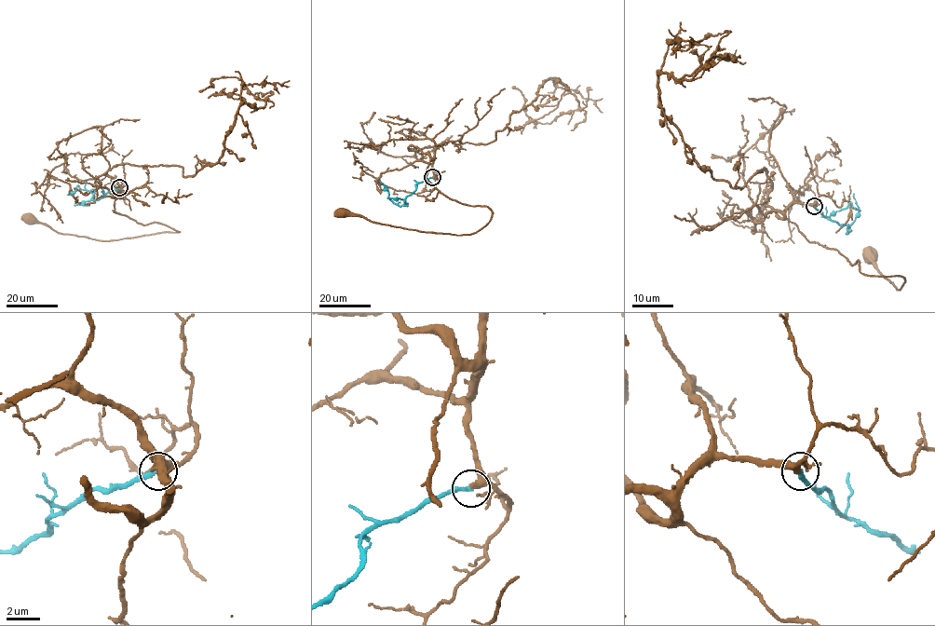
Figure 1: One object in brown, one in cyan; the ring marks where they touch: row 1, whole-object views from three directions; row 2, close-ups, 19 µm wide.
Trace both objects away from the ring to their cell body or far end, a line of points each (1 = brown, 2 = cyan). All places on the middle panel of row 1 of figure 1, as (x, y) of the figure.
1: (433, 177), (434, 159), (426, 178), (451, 199), (486, 205), (491, 219), (477, 231), (455, 235), (342, 211)
2: (433, 177), (416, 184), (405, 204), (399, 206), (390, 199), (388, 191), (380, 181)

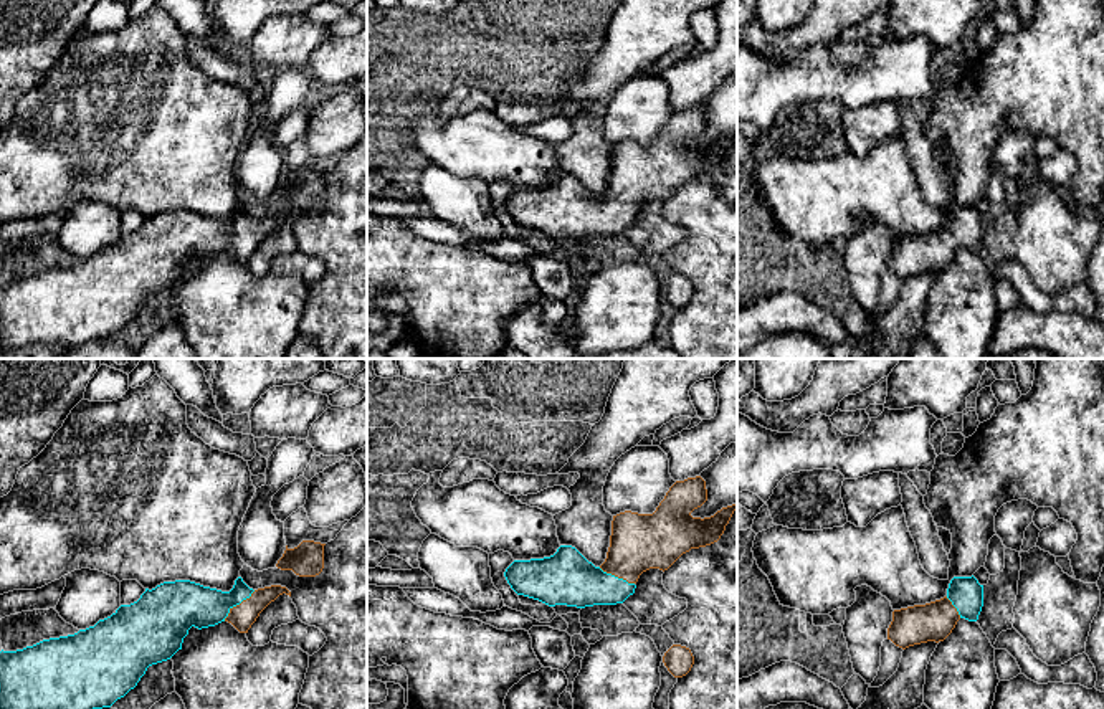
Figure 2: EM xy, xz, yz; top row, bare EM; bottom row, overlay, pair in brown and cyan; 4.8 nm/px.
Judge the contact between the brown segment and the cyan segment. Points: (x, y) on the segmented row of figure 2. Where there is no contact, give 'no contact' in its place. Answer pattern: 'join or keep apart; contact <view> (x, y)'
join; contact xy (237, 605)

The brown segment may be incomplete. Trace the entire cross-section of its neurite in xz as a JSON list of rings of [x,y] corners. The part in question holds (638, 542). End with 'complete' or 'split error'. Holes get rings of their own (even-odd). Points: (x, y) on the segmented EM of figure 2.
[[[701,476],[676,481],[653,514],[625,511],[613,516],[610,547],[600,567],[575,547],[560,545],[550,557],[514,560],[504,577],[517,595],[549,607],[623,603],[635,593],[643,572],[664,572],[691,549],[721,539],[737,504],[711,517],[692,517],[691,512],[706,501],[707,489]]]; split error

